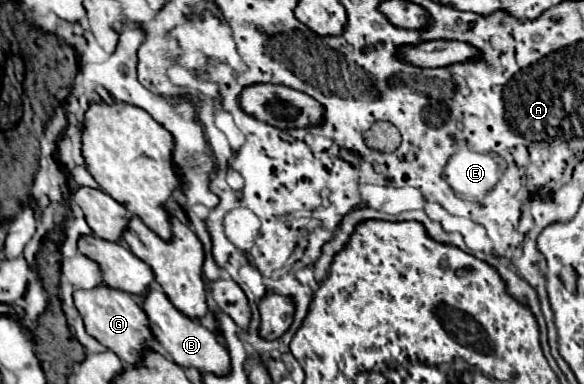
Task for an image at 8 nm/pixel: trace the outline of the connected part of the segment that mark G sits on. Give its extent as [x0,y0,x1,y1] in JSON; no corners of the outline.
[74,286,154,366]

